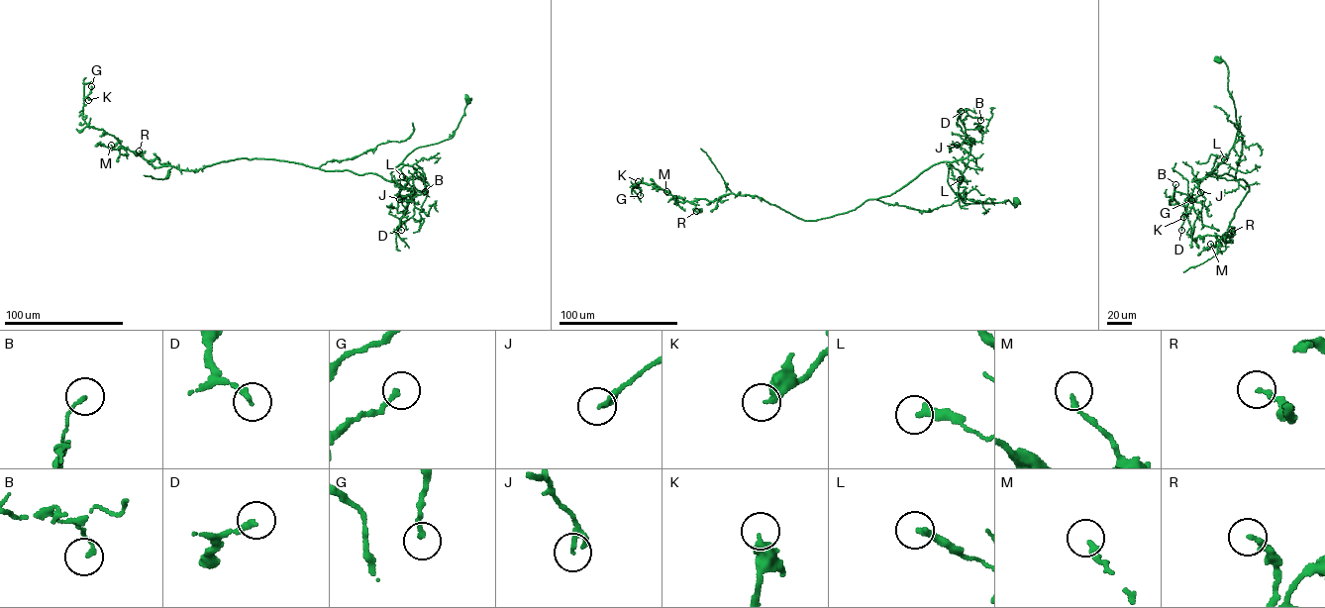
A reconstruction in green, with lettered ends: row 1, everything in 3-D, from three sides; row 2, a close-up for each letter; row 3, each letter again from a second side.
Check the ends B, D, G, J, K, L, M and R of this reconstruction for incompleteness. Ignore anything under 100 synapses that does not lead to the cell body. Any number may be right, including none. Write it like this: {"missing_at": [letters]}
{"missing_at": []}

